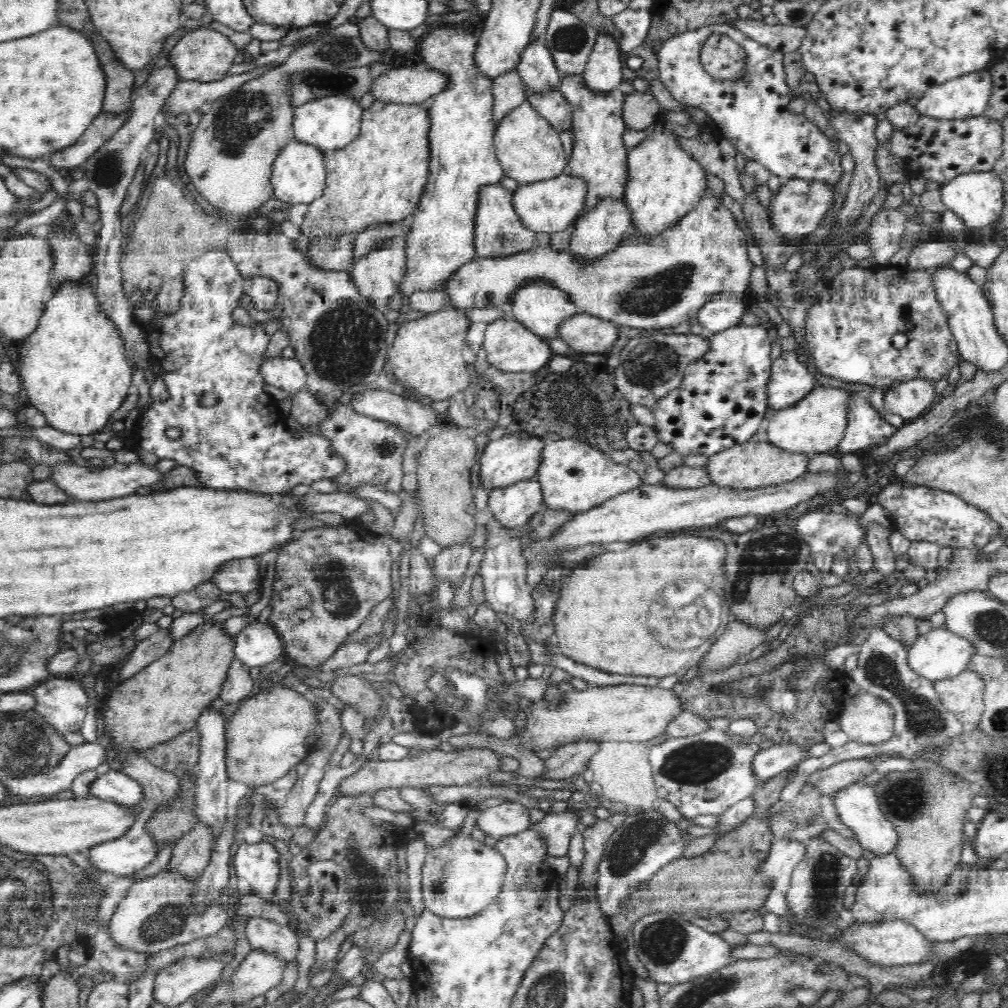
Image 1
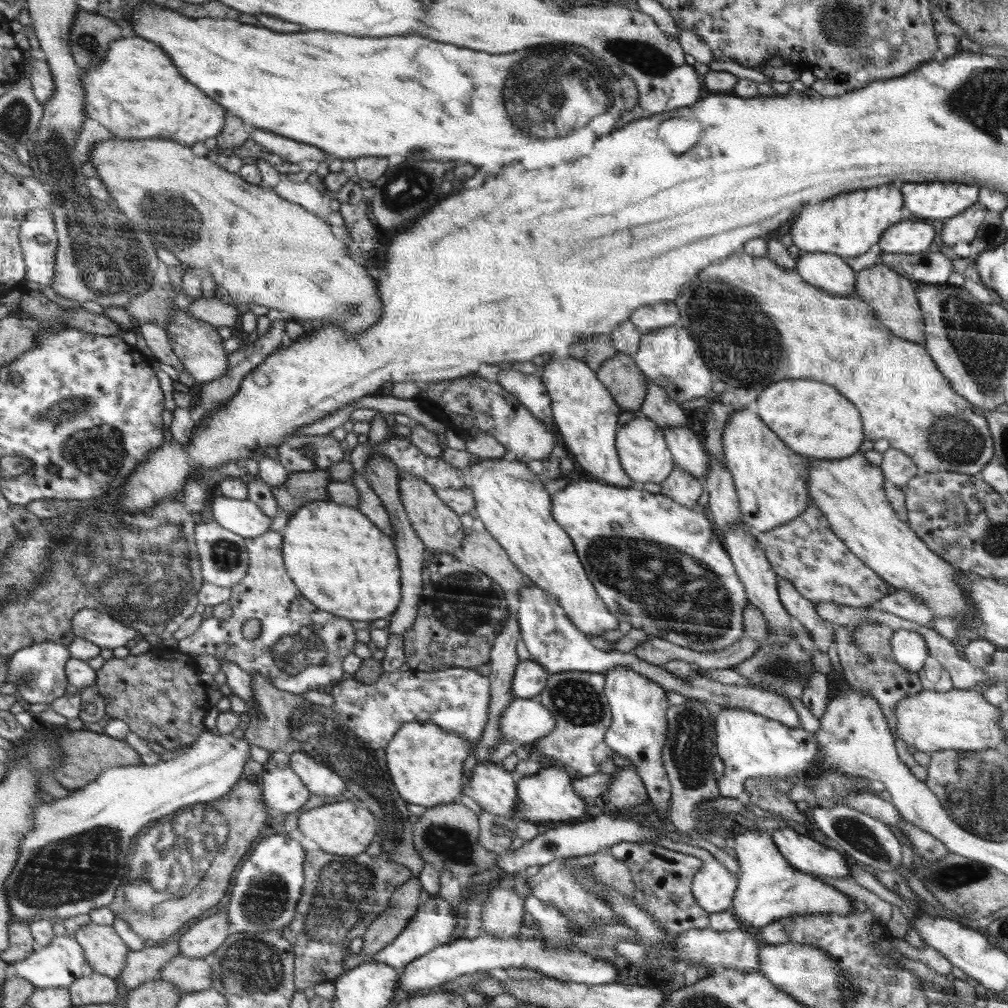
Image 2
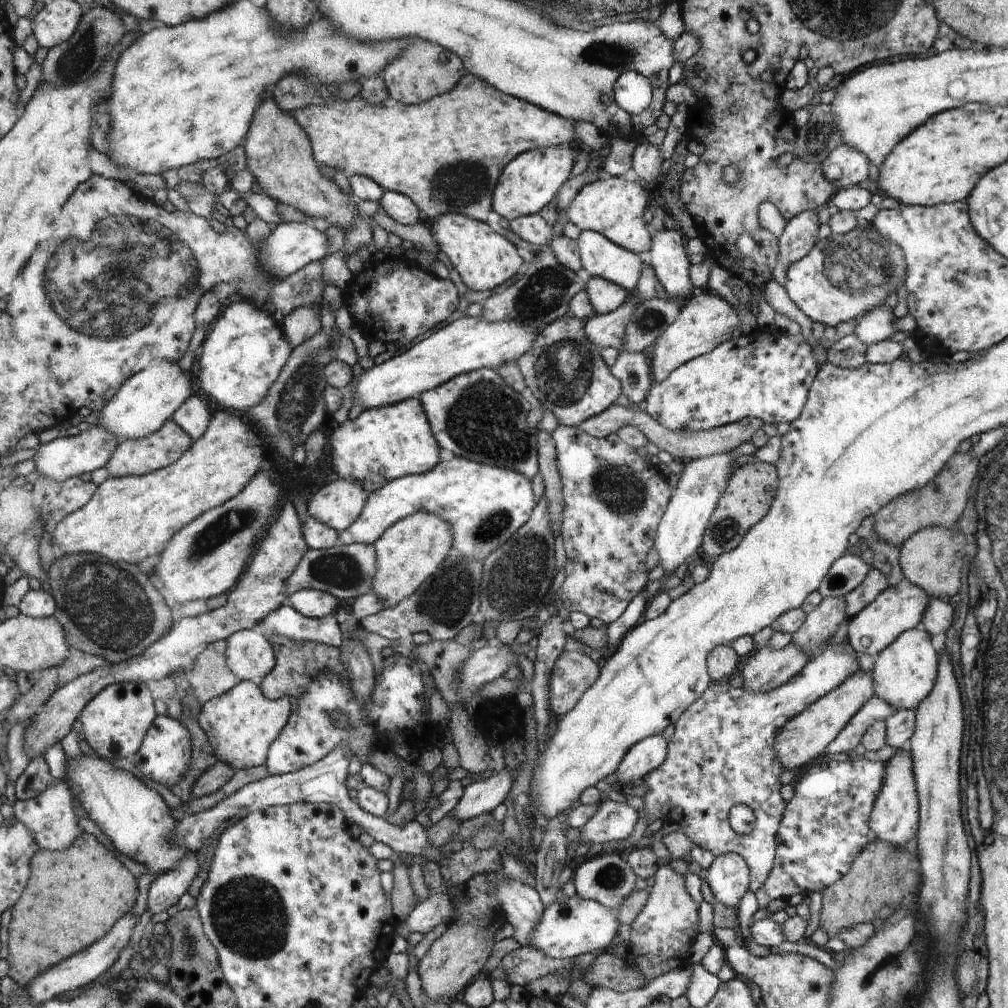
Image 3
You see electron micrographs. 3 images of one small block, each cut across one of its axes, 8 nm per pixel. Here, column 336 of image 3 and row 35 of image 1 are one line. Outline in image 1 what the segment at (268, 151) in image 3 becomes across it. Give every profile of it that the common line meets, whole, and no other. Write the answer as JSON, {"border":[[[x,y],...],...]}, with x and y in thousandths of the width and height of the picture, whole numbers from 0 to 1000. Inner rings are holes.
{"border":[[[206,28],[192,29],[182,37],[177,36],[175,44],[167,58],[168,65],[173,65],[177,79],[193,79],[198,81],[220,79],[226,75],[228,65],[234,60],[238,50],[230,43],[226,36]]]}

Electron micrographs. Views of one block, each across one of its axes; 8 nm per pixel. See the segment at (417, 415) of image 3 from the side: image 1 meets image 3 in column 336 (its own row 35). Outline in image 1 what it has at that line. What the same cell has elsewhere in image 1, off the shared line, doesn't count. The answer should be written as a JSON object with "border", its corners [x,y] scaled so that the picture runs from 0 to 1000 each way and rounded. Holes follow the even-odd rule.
{"border":[[[441,24],[429,30],[414,51],[424,66],[445,72],[446,85],[427,97],[429,120],[428,178],[403,234],[403,273],[396,290],[404,298],[411,290],[435,290],[455,263],[470,258],[471,226],[478,187],[494,184],[502,176],[490,146],[488,76],[477,71],[470,51],[474,41],[461,26]]]}

